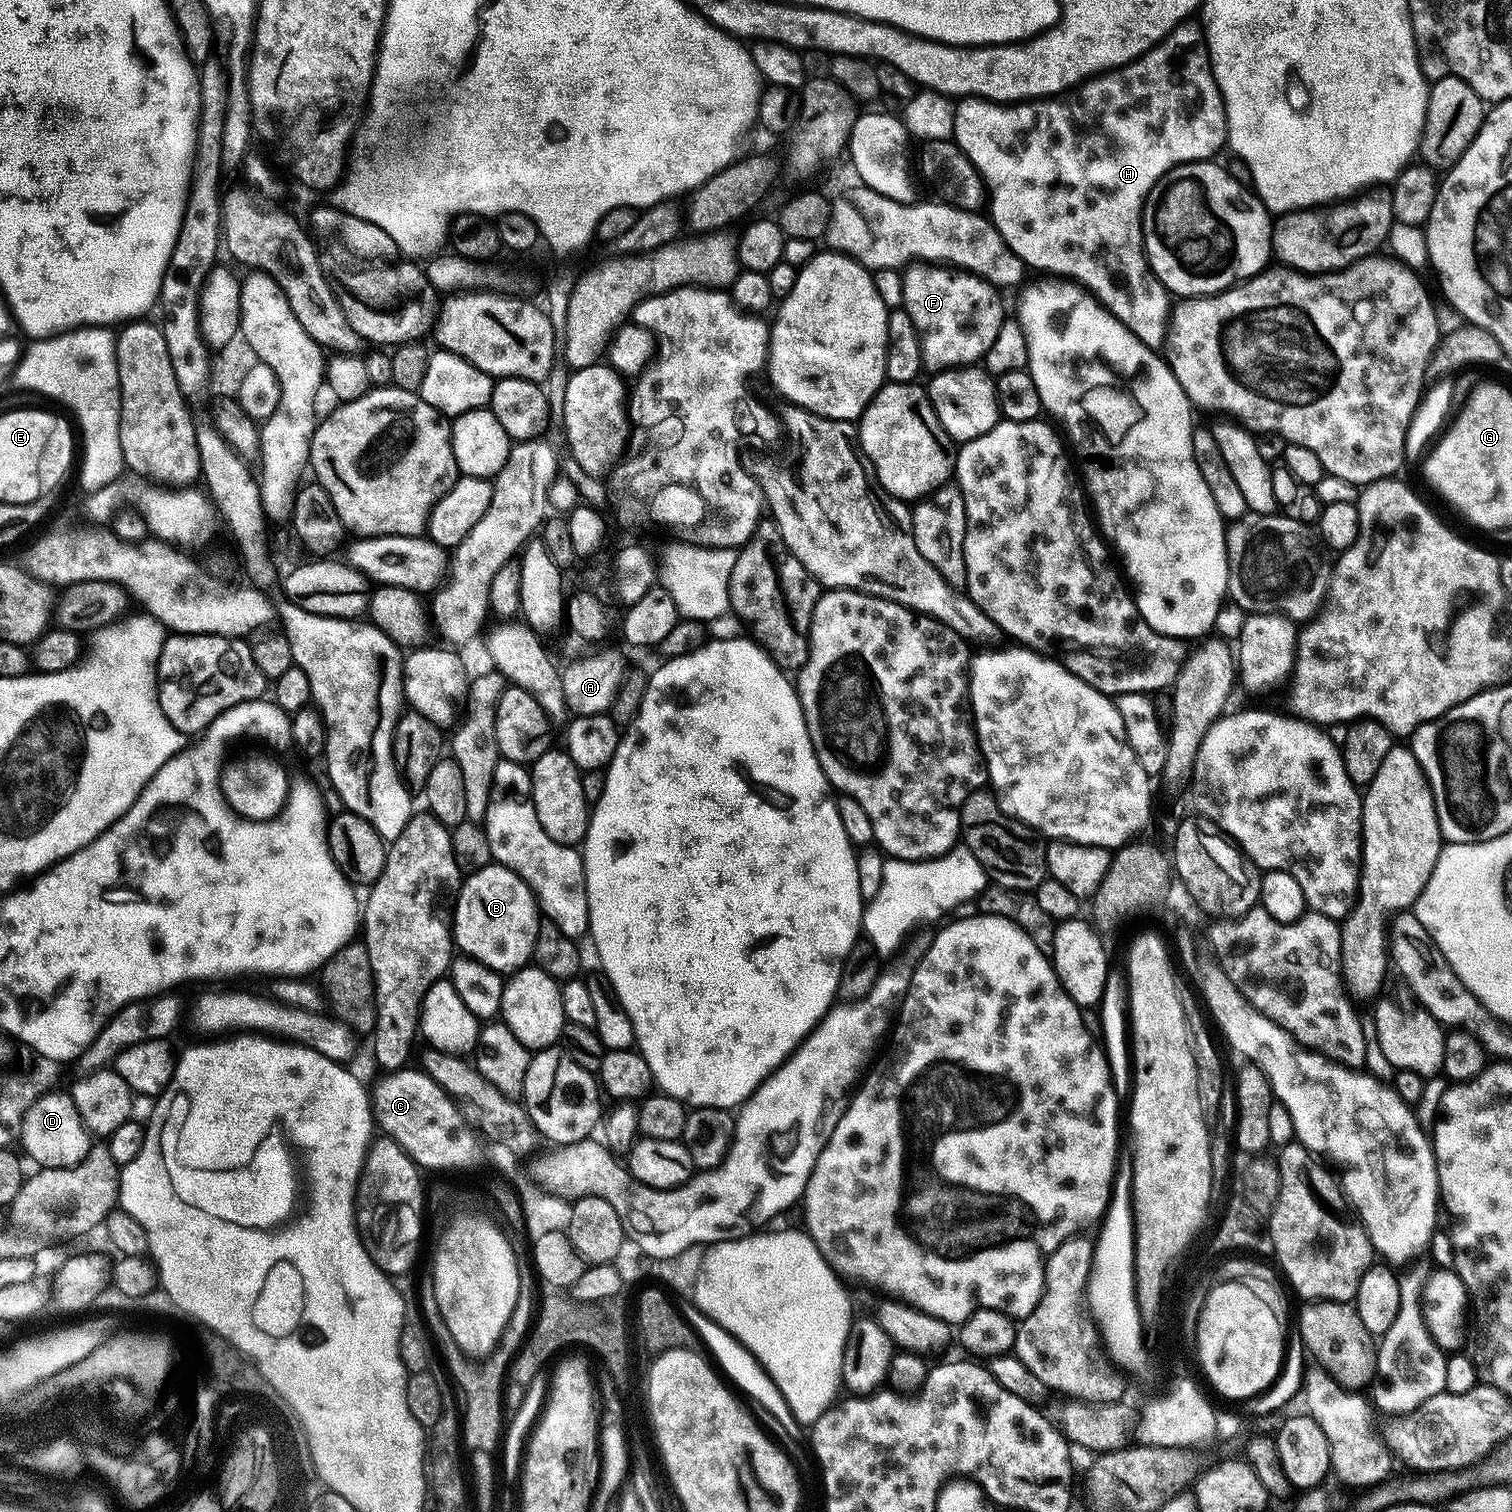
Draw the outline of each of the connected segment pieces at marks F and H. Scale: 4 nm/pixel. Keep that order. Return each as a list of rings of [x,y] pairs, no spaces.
[[[928,262],[913,263],[903,273],[903,278],[904,302],[902,306],[906,314],[910,314],[910,322],[914,322],[920,335],[924,368],[927,371],[930,370],[929,373],[935,374],[943,372],[945,368],[963,368],[983,361],[986,350],[990,350],[1006,318],[1004,304],[1000,301],[1001,293],[996,285],[980,276],[975,276],[973,272],[966,272],[951,266],[933,266]]]
[[[1185,22],[1180,24],[1173,32],[1170,32],[1166,38],[1162,38],[1162,42],[1158,42],[1153,48],[1146,50],[1146,54],[1142,54],[1136,60],[1131,60],[1129,64],[1123,64],[1121,68],[1114,68],[1107,72],[1102,72],[1098,76],[1092,76],[1089,80],[1077,84],[1075,88],[1071,89],[1069,96],[1072,97],[1070,97],[1069,100],[1064,100],[1066,98],[1045,98],[1042,100],[1026,100],[1018,104],[996,104],[993,100],[983,100],[981,96],[966,96],[957,99],[954,104],[955,112],[953,114],[953,132],[951,139],[955,141],[957,147],[964,152],[966,158],[973,163],[979,174],[981,174],[982,179],[984,179],[984,185],[987,187],[987,195],[990,197],[990,208],[992,206],[990,219],[994,227],[998,230],[998,234],[1002,234],[1006,246],[1010,246],[1010,250],[1014,250],[1014,254],[1018,254],[1018,258],[1029,269],[1037,268],[1037,270],[1040,271],[1037,273],[1051,274],[1053,277],[1067,278],[1075,280],[1077,284],[1081,284],[1083,288],[1088,289],[1088,291],[1100,301],[1100,305],[1105,308],[1107,312],[1114,314],[1114,318],[1118,318],[1122,321],[1146,347],[1154,349],[1161,347],[1167,335],[1168,317],[1170,315],[1170,293],[1168,289],[1165,288],[1164,283],[1153,274],[1152,268],[1148,265],[1148,255],[1144,252],[1144,222],[1142,219],[1144,215],[1144,200],[1150,194],[1150,190],[1154,190],[1154,186],[1170,169],[1176,168],[1180,164],[1192,164],[1196,160],[1213,159],[1213,157],[1217,155],[1215,152],[1218,151],[1220,147],[1223,149],[1228,139],[1228,119],[1226,118],[1226,110],[1224,109],[1224,99],[1218,90],[1218,82],[1212,73],[1212,60],[1208,57],[1208,40],[1204,36],[1203,27],[1201,27],[1199,23],[1196,23],[1197,25],[1191,23],[1192,22]]]

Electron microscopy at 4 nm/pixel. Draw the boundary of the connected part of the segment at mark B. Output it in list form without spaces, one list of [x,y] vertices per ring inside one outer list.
[[[493,862],[463,877],[452,913],[452,938],[463,955],[481,960],[495,972],[511,974],[532,960],[541,919],[540,905],[530,886],[514,870]]]

